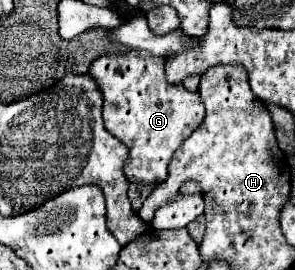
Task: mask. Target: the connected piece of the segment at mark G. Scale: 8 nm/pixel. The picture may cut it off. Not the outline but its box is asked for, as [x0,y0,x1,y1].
[88,51,204,185]

